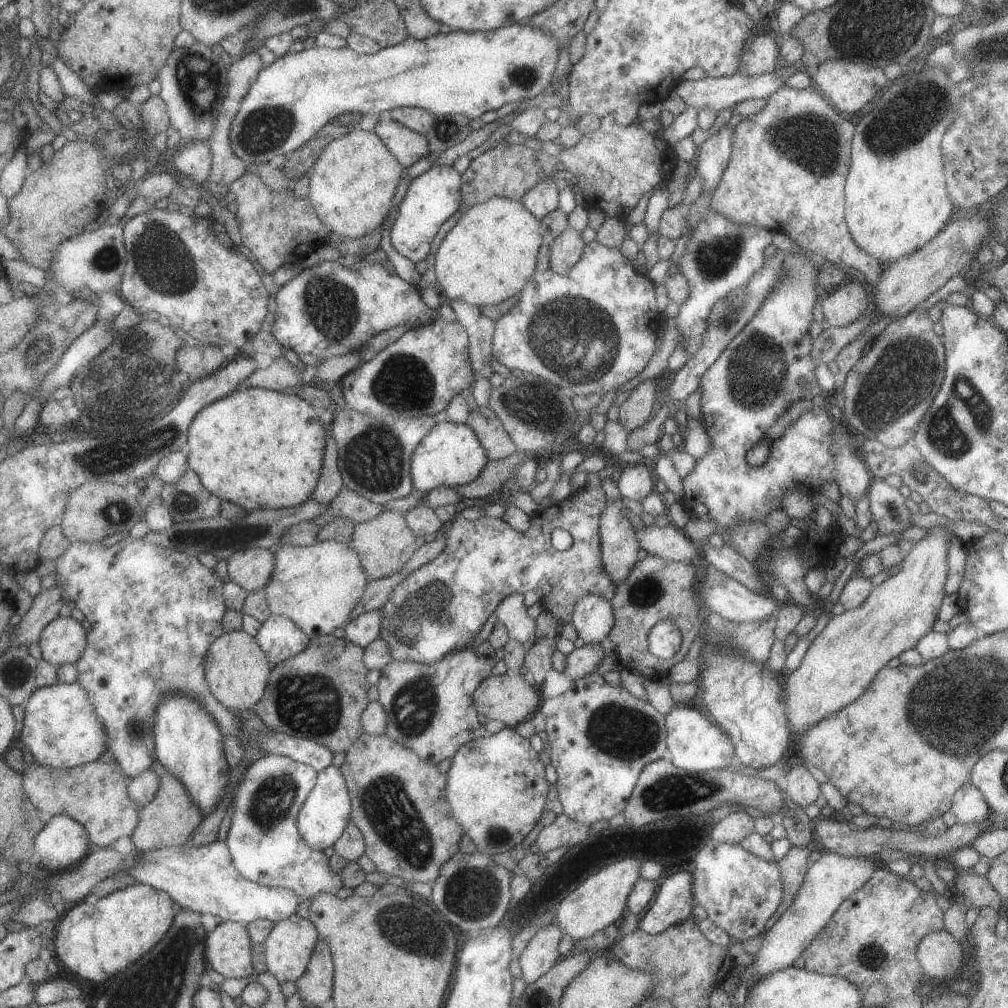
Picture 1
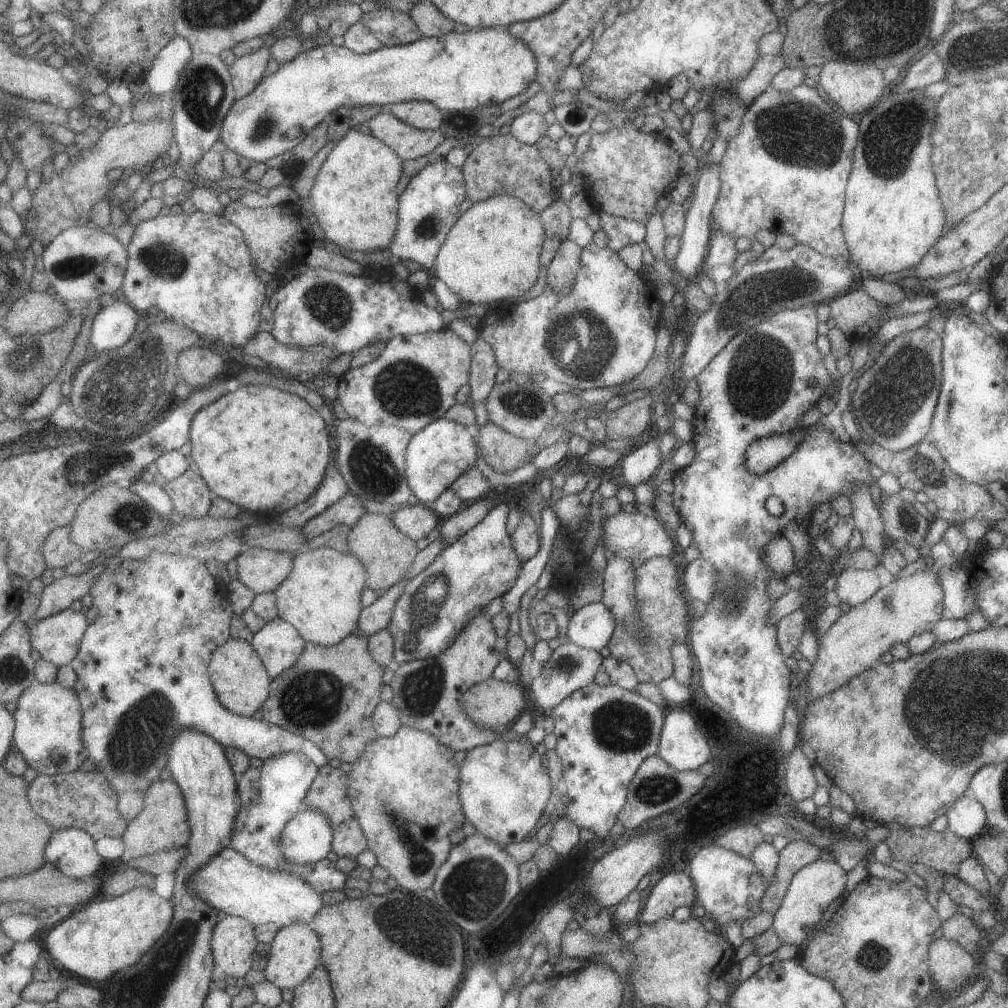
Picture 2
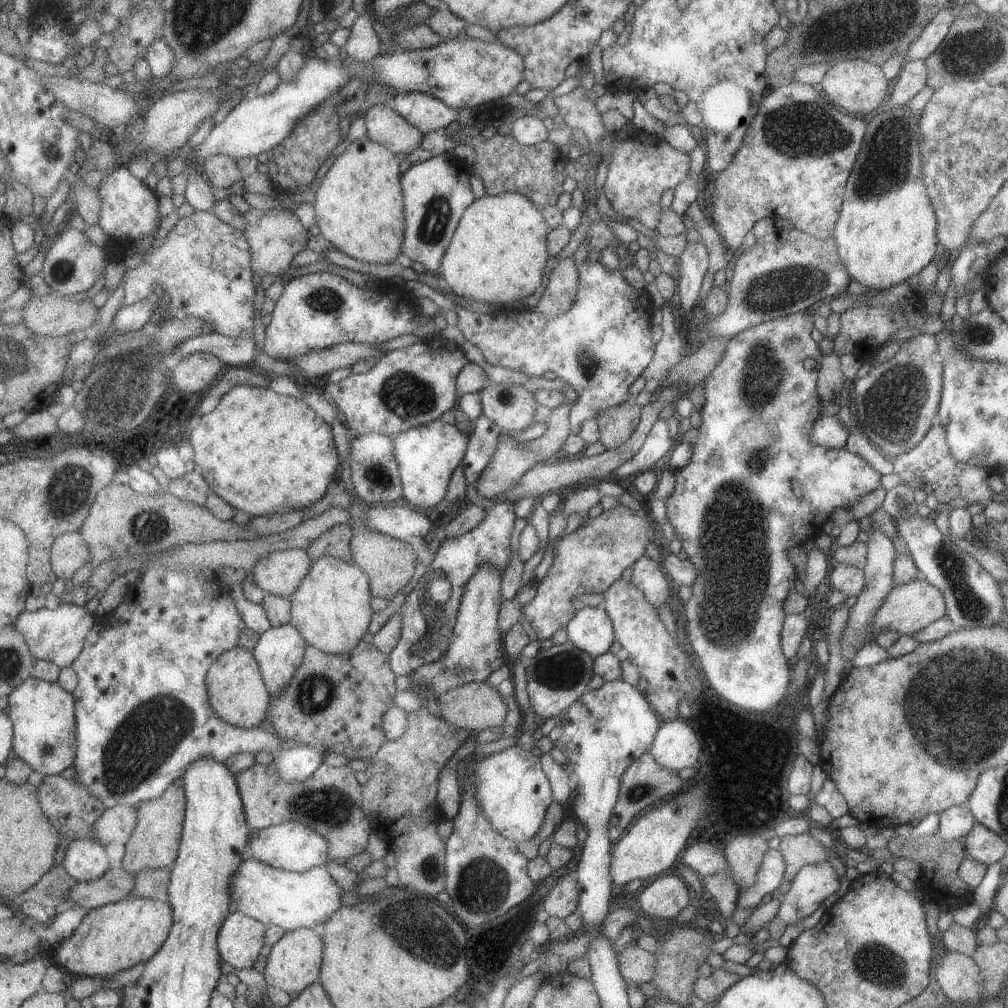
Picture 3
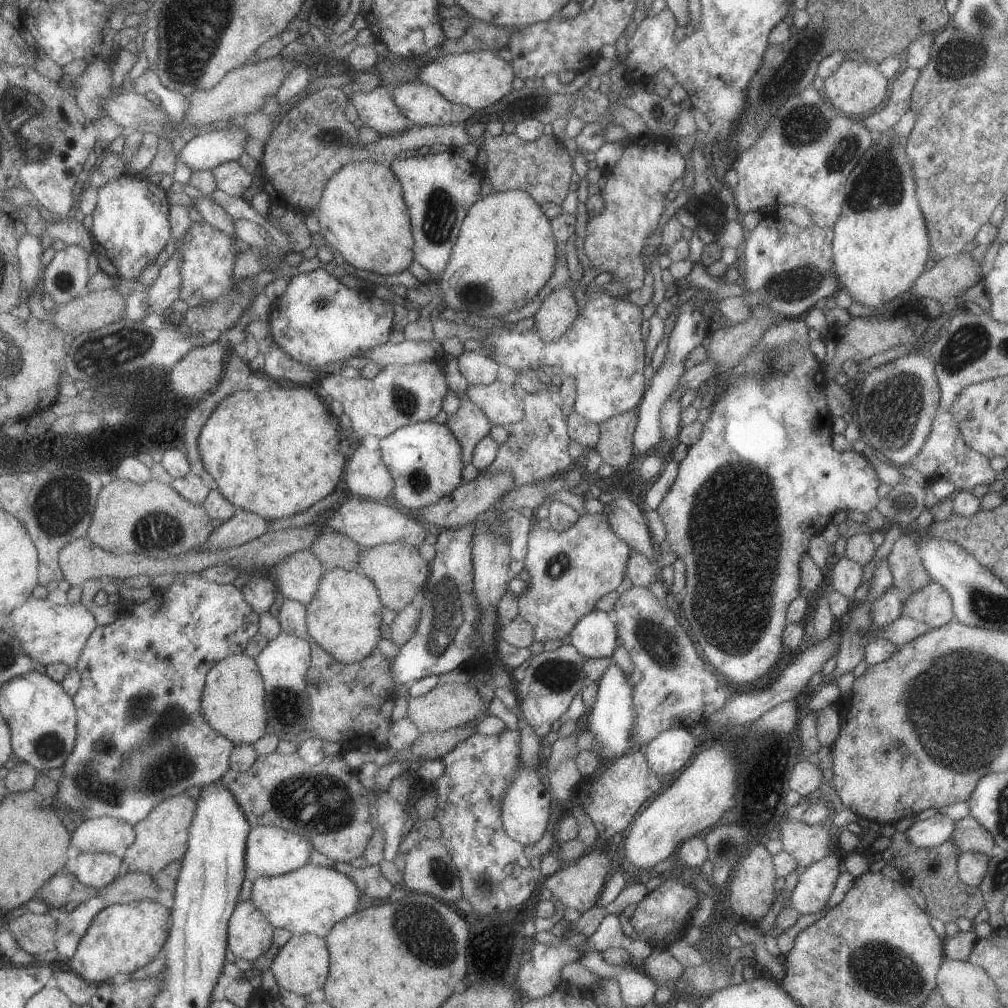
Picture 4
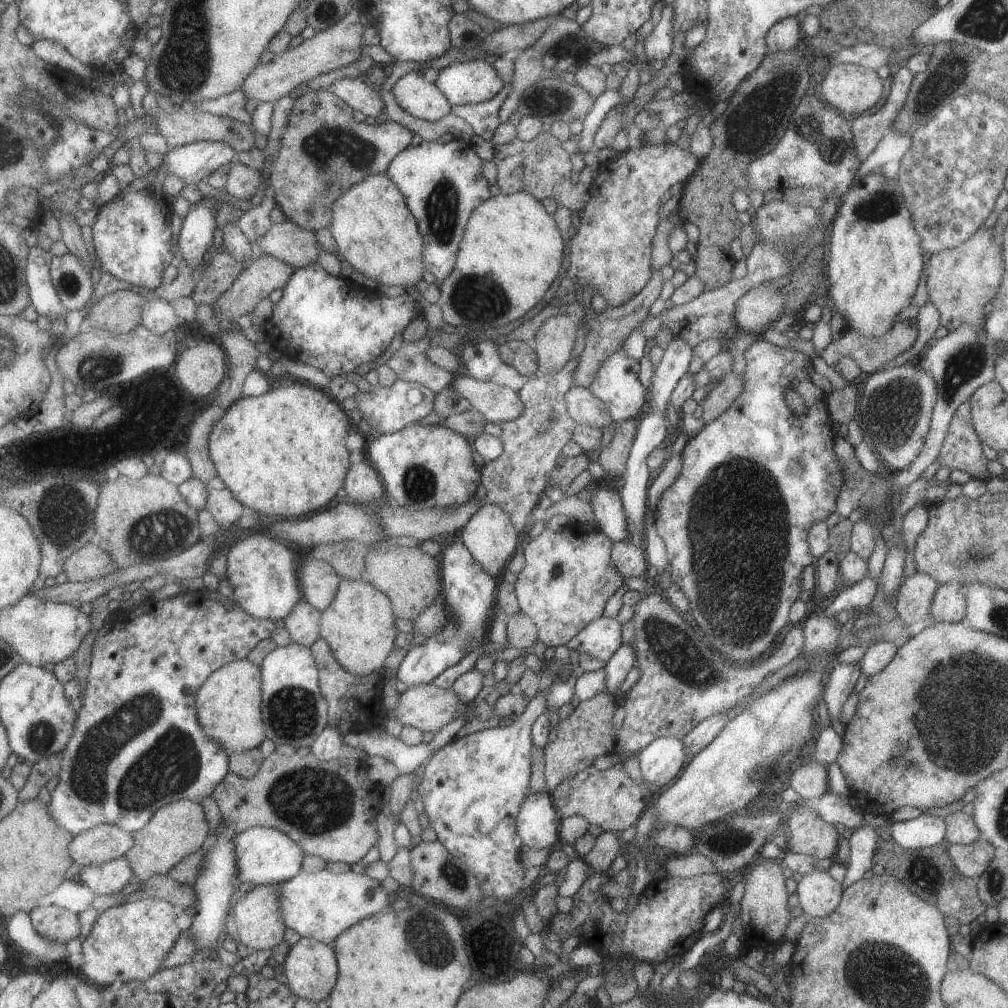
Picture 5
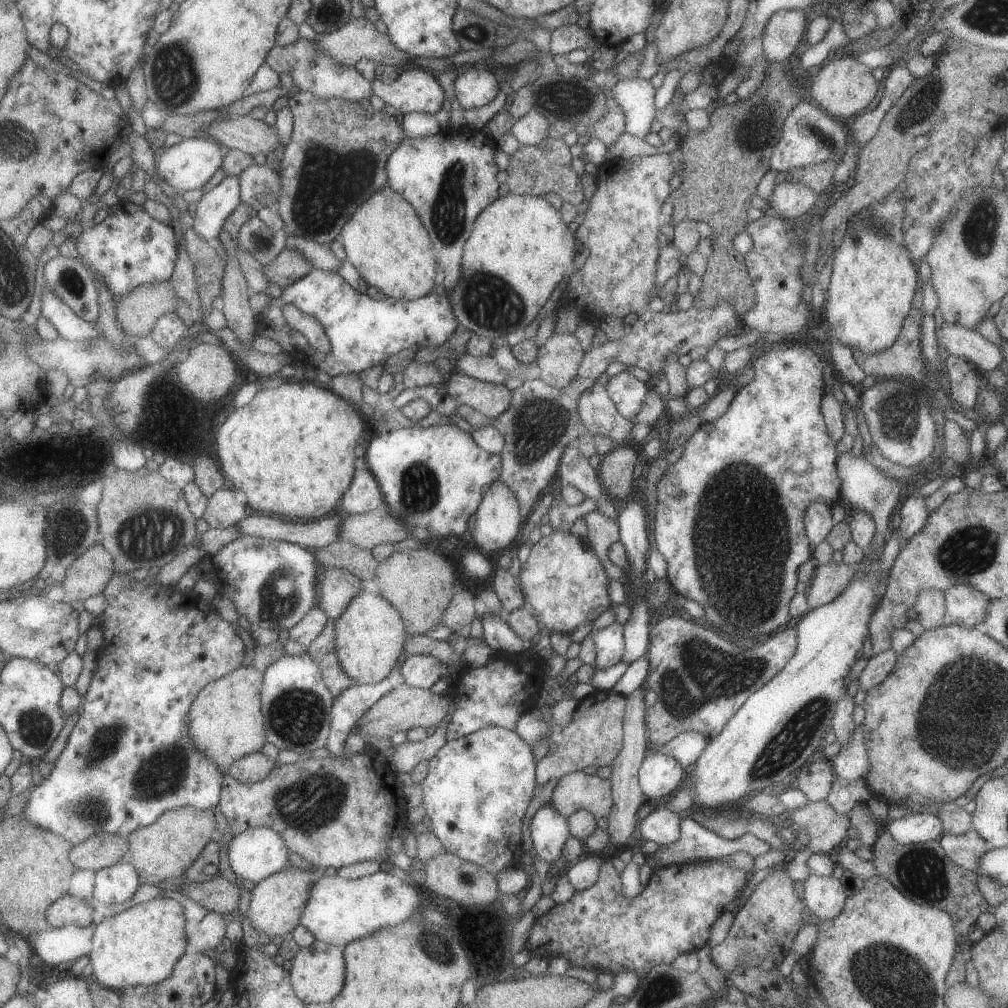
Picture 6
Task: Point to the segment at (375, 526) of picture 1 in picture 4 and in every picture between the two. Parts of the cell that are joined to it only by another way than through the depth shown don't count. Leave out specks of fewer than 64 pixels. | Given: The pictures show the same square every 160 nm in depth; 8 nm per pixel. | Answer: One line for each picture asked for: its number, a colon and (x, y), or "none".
2: (387, 554)
3: (389, 563)
4: (399, 573)

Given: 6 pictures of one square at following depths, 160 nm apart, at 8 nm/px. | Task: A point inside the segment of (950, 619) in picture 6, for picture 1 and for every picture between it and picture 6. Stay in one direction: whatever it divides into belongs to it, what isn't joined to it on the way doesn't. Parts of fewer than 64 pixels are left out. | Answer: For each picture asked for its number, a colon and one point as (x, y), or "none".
1: (838, 664)
2: (909, 606)
3: (908, 607)
4: (931, 605)
5: (948, 605)

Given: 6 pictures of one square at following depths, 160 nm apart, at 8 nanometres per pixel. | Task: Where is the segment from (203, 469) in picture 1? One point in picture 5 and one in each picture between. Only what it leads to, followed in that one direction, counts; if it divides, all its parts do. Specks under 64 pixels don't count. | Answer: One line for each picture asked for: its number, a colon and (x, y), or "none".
2: (265, 450)
3: (263, 453)
4: (274, 453)
5: (282, 453)

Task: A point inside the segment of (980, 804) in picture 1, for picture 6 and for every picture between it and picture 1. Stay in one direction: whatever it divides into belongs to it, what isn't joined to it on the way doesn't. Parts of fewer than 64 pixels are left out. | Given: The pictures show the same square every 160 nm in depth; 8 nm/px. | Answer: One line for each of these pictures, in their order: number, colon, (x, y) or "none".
2: (965, 818)
3: (953, 823)
4: (931, 832)
5: (925, 830)
6: (915, 827)

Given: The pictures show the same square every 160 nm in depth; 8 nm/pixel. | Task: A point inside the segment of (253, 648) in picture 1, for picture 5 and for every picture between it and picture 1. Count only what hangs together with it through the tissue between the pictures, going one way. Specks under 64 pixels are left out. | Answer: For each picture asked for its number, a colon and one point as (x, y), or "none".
2: (240, 682)
3: (236, 693)
4: (232, 701)
5: (227, 704)

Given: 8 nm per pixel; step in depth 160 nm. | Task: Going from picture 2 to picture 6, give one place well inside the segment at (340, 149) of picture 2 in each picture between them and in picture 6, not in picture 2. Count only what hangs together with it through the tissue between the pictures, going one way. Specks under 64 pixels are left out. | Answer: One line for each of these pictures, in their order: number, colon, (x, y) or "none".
3: (358, 205)
4: (361, 213)
5: (375, 232)
6: (385, 241)

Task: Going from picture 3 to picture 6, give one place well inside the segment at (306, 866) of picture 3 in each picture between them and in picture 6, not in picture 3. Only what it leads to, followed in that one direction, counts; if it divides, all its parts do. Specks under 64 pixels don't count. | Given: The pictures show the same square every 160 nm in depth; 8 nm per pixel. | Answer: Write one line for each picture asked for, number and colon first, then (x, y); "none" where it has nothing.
4: (269, 851)
5: (263, 855)
6: (257, 852)

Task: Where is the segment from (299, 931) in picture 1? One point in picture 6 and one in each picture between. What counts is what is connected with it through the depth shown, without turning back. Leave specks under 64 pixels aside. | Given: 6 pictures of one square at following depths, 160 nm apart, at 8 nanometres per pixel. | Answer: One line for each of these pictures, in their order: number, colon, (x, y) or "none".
2: (294, 952)
3: (294, 961)
4: (301, 965)
5: (310, 968)
6: (317, 974)

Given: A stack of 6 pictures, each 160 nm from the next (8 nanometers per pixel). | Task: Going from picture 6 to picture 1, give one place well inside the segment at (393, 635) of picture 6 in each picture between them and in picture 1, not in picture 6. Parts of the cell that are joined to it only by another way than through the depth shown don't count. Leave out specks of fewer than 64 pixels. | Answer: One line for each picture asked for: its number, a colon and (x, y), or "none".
1: (316, 586)
2: (320, 598)
3: (330, 608)
4: (344, 618)
5: (359, 626)

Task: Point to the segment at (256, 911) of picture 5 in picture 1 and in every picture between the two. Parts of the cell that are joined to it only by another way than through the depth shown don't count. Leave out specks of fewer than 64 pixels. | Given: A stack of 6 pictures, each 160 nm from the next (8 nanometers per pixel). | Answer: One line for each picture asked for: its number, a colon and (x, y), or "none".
1: (227, 948)
2: (233, 940)
3: (239, 939)
4: (249, 934)

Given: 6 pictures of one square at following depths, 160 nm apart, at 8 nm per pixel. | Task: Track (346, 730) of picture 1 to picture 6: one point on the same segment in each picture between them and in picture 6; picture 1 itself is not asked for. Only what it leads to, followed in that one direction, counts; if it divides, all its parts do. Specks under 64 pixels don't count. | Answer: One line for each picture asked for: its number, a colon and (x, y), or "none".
2: (327, 696)
3: (333, 703)
4: (350, 704)
5: (354, 702)
6: (322, 650)

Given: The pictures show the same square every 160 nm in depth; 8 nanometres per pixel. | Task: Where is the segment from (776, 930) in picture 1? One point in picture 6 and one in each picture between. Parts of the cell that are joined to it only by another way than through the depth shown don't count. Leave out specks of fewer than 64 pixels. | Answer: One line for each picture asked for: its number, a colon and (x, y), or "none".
2: (811, 889)
3: (813, 884)
4: (814, 886)
5: (819, 894)
6: (823, 896)

